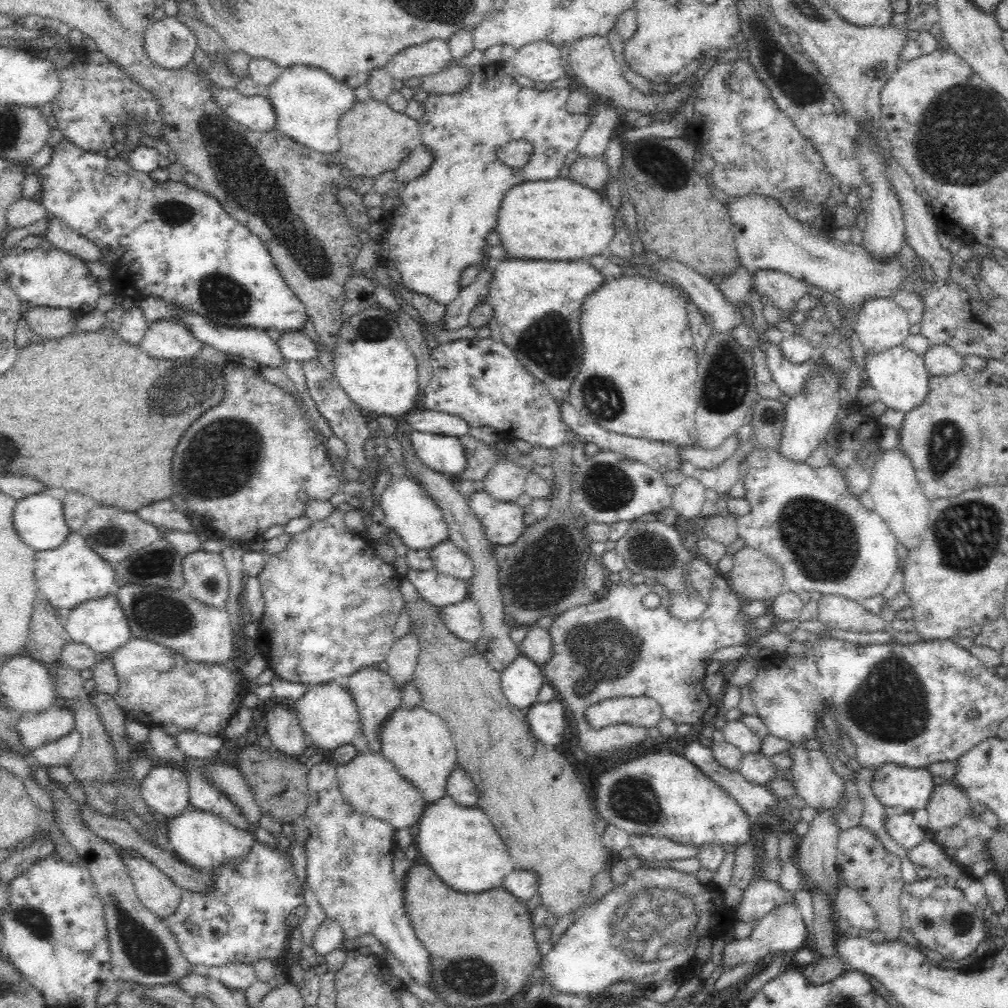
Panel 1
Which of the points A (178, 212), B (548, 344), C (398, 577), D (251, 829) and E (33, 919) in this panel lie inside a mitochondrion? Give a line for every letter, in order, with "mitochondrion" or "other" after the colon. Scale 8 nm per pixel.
A: mitochondrion
B: mitochondrion
C: other
D: other
E: mitochondrion

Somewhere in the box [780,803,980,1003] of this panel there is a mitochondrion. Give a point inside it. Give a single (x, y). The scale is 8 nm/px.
(963, 921)

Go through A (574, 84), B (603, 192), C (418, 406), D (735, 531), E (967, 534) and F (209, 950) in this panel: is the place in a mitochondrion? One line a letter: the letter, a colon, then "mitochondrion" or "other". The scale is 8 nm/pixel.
A: other
B: other
C: other
D: other
E: mitochondrion
F: other

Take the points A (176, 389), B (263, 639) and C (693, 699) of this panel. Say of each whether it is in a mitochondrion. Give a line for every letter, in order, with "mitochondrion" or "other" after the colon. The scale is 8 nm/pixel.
A: mitochondrion
B: other
C: other

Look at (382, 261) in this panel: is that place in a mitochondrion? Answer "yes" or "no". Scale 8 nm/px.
no

